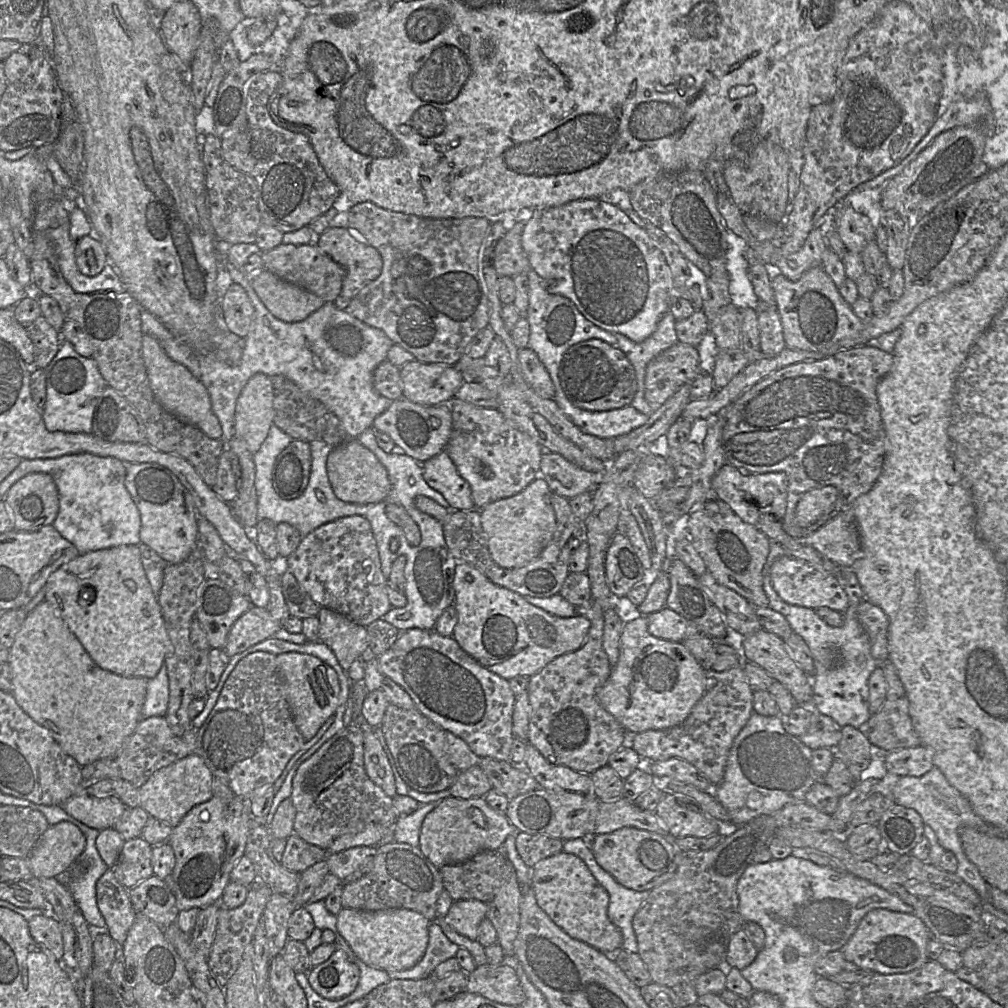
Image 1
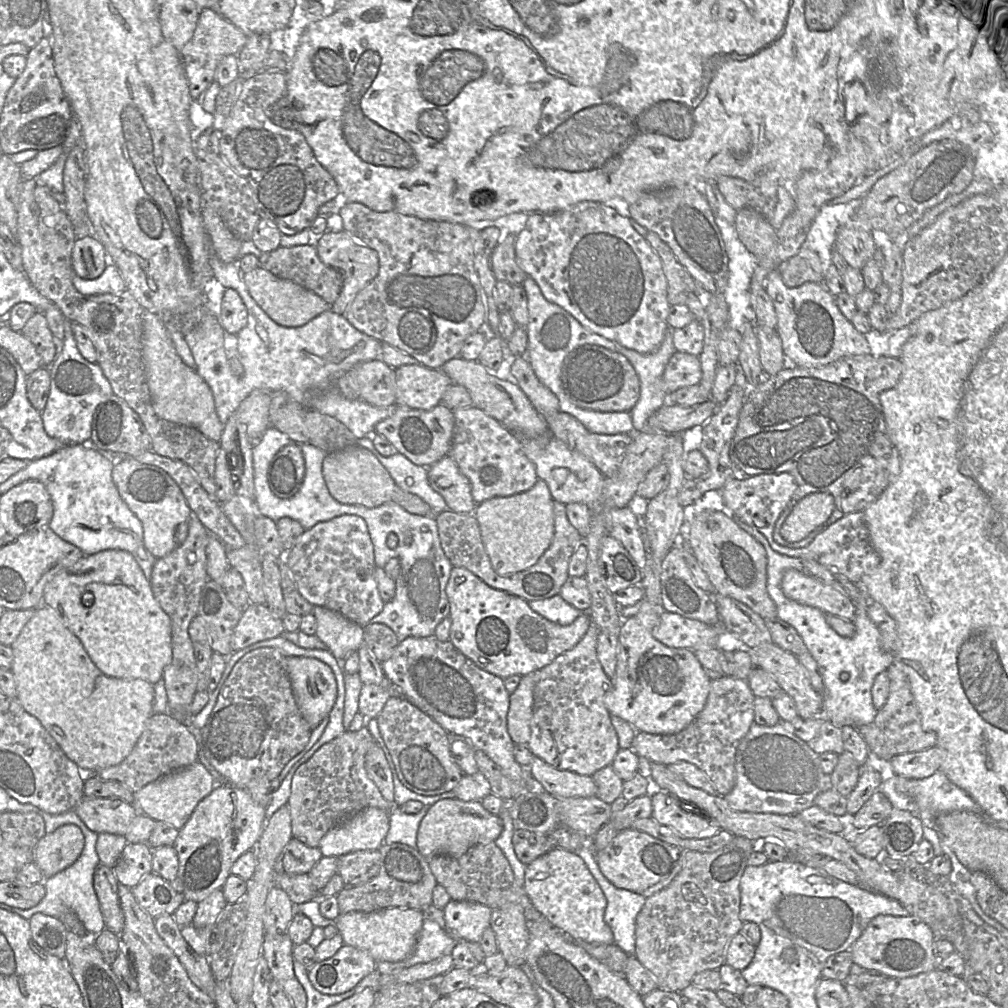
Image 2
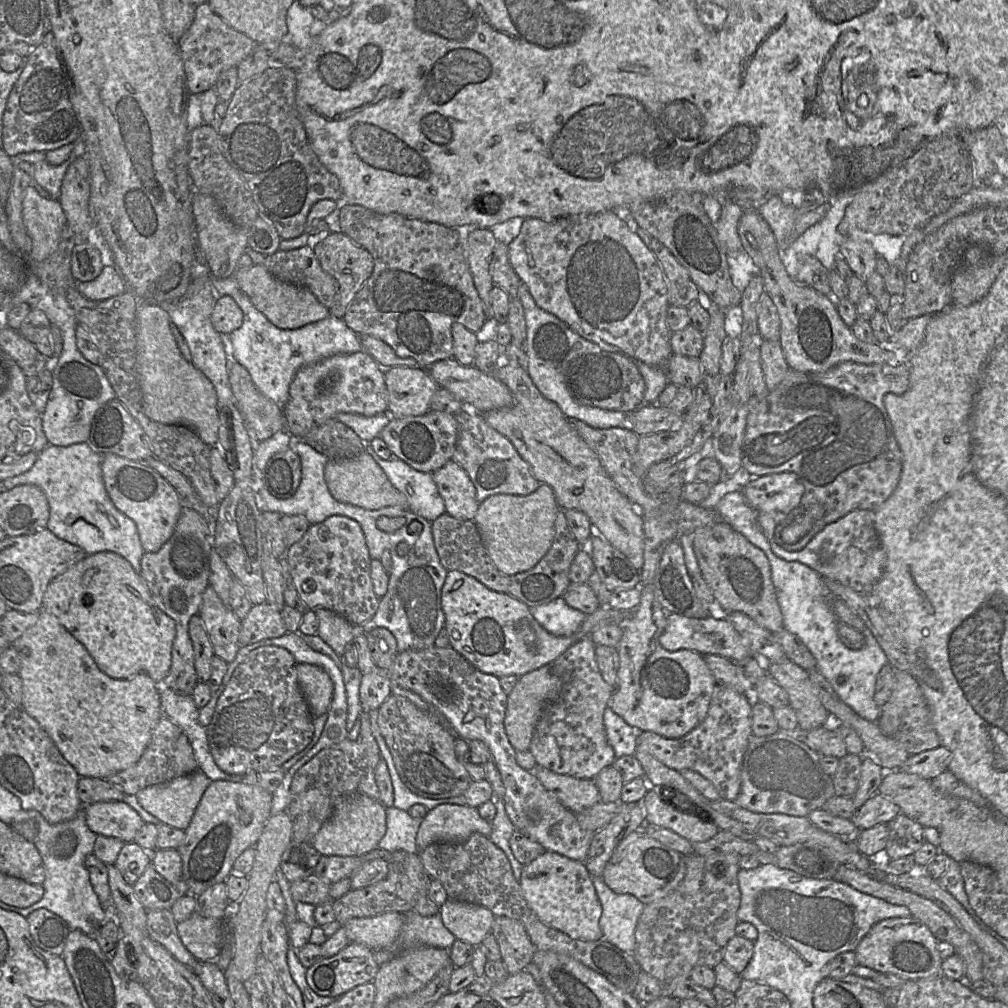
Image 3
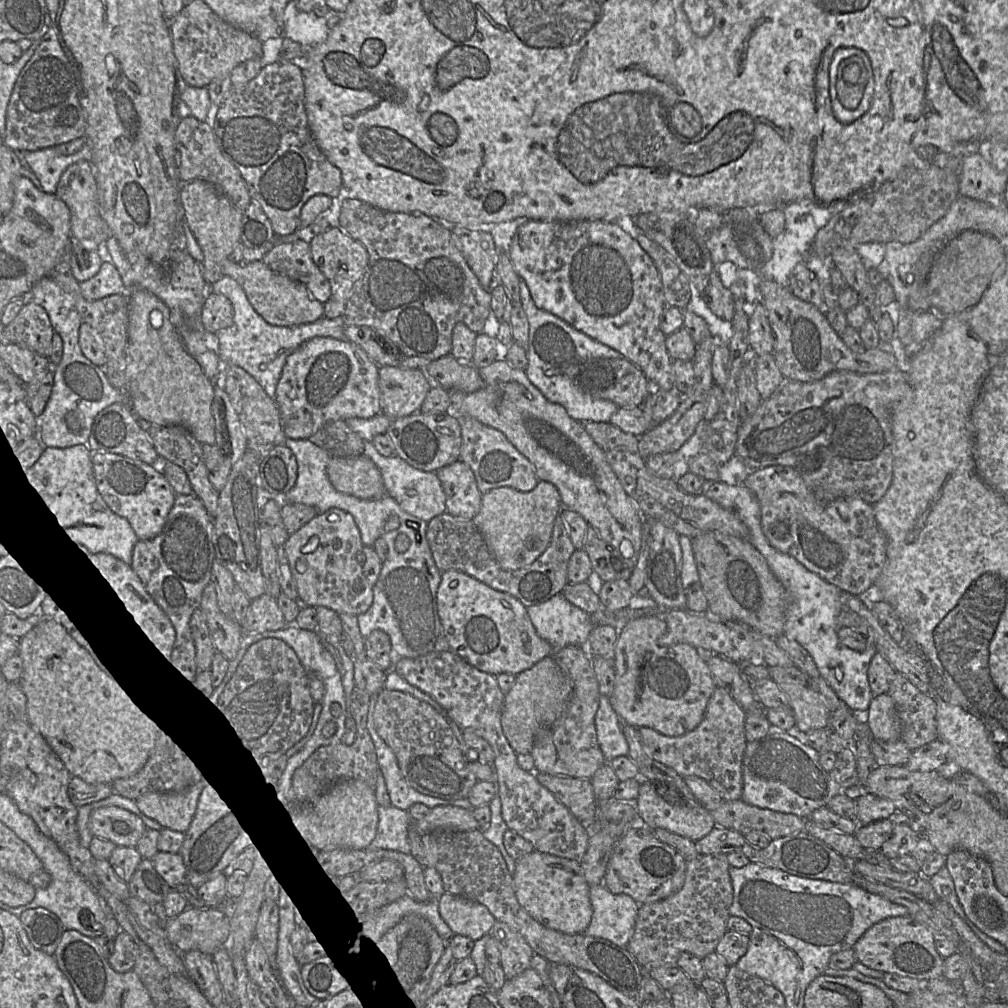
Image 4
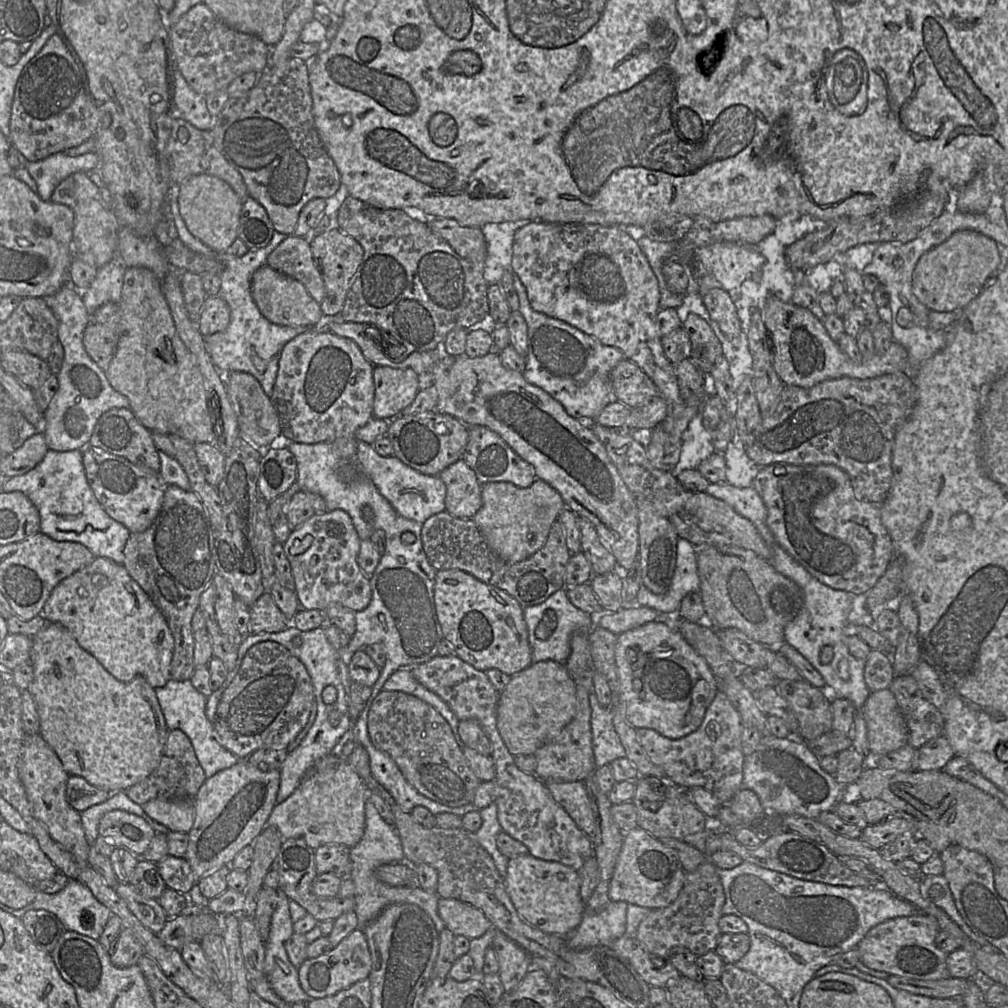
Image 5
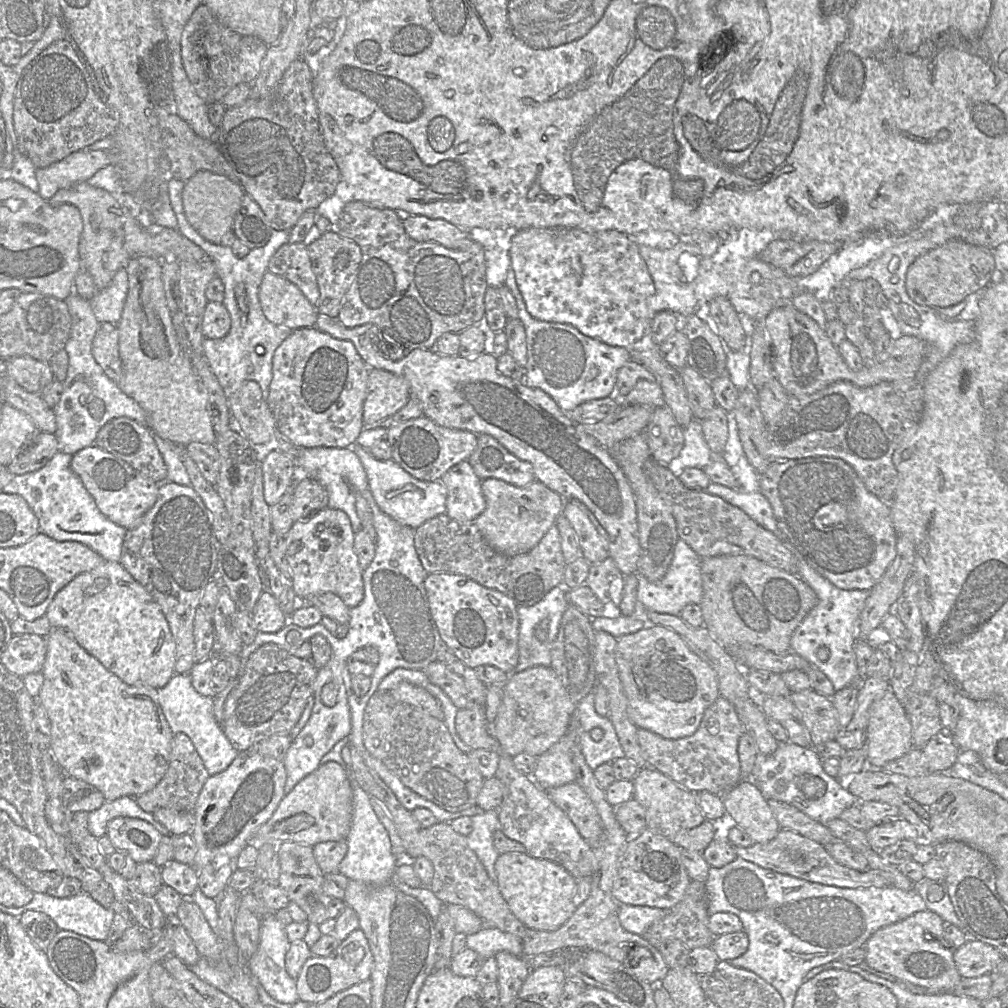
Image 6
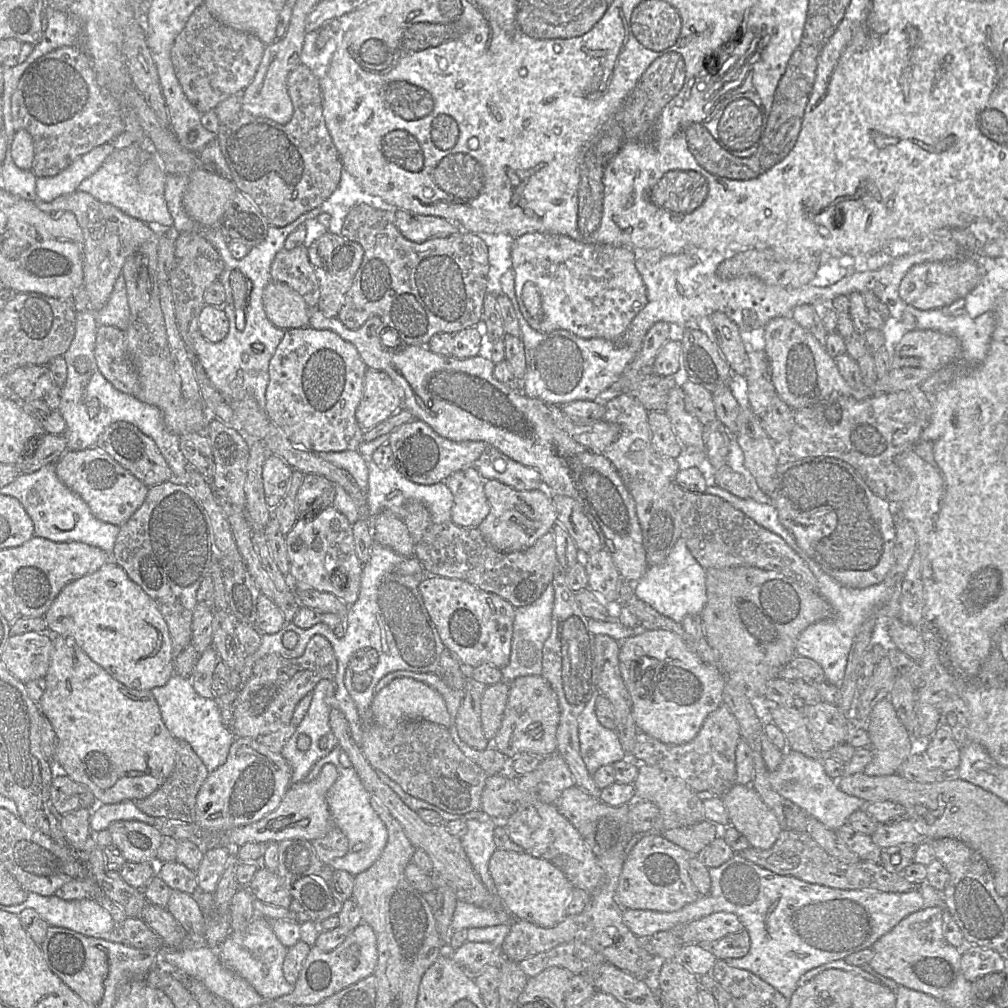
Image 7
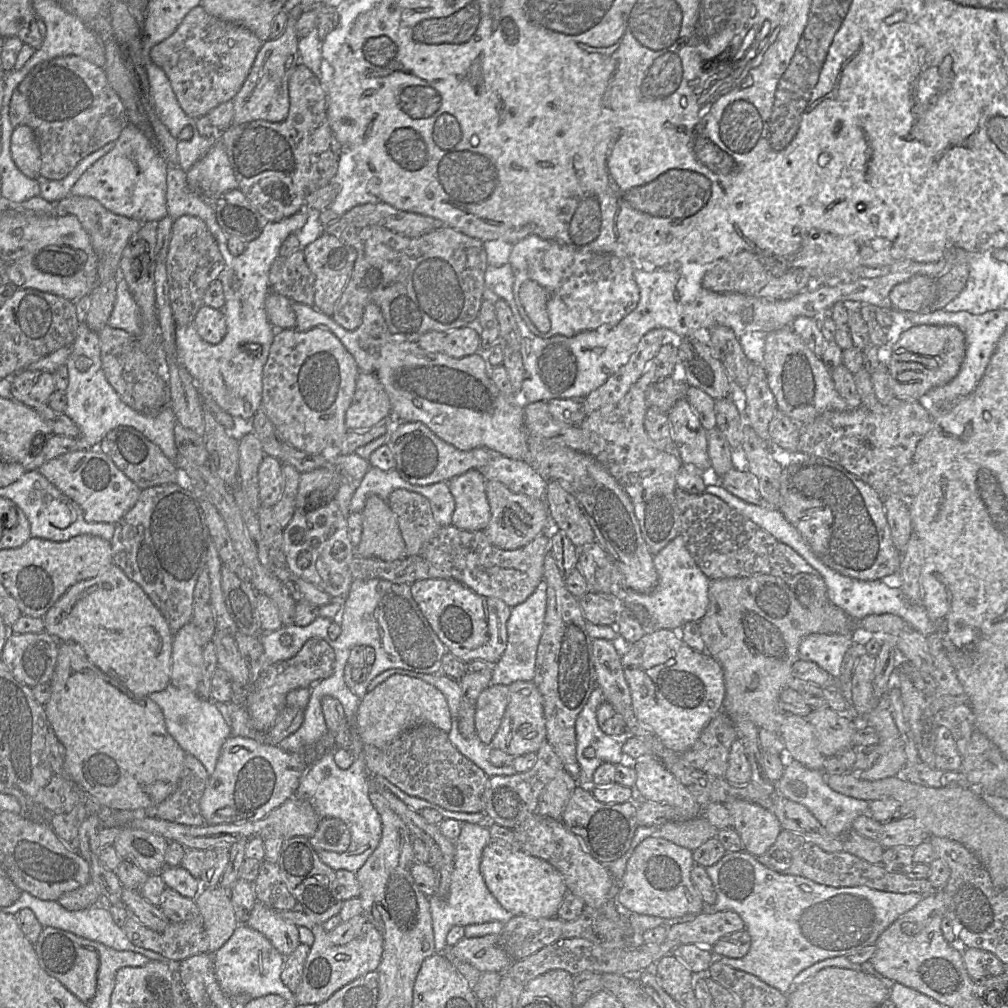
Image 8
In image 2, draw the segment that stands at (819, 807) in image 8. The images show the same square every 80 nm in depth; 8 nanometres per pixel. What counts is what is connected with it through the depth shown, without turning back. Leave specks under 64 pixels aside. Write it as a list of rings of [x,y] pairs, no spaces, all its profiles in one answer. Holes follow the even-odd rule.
[[[780,721],[778,724],[774,726],[762,726],[756,723],[753,723],[745,735],[745,737],[739,743],[736,756],[735,756],[735,785],[732,791],[723,796],[725,800],[728,802],[729,806],[741,812],[751,812],[751,813],[772,813],[779,815],[794,815],[799,814],[801,811],[811,807],[814,805],[815,798],[822,792],[831,789],[831,781],[830,776],[826,775],[820,766],[819,755],[815,753],[806,742],[802,741],[798,738],[789,728],[788,723],[784,723]]]

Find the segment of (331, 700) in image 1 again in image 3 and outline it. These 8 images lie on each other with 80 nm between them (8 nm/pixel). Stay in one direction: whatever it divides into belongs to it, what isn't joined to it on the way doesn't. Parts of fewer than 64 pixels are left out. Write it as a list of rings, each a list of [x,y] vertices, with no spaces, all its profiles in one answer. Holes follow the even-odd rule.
[[[297,663],[296,674],[301,692],[314,717],[327,713],[333,695],[333,682],[320,666]]]

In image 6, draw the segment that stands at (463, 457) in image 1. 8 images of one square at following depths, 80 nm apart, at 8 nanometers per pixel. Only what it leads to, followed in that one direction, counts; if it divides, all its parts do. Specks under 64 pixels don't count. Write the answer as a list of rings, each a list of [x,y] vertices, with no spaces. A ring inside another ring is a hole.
[[[477,435],[477,440],[477,447],[467,461],[481,480],[500,479],[519,488],[535,481],[529,462],[518,459],[490,435]]]

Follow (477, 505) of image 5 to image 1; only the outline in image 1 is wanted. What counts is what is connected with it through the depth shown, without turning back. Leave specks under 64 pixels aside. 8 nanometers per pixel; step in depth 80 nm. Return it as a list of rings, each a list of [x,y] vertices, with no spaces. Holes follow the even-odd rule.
[[[446,451],[420,464],[424,480],[443,495],[449,503],[449,511],[471,510],[475,507],[469,483],[458,473]]]

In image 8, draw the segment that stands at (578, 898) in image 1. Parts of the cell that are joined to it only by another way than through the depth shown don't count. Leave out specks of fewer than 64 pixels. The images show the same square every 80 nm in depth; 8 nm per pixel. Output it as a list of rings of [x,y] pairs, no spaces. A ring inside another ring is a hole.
[[[491,841],[483,850],[480,871],[491,894],[513,916],[554,918],[568,893],[560,873],[547,861],[531,856],[521,849],[513,849],[503,841]]]

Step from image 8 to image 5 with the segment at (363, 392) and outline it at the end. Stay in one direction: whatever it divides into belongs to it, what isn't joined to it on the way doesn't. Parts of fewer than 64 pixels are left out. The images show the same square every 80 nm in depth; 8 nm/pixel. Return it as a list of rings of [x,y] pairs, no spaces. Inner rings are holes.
[[[375,366],[373,417],[384,420],[397,418],[420,391],[418,376],[412,369]]]

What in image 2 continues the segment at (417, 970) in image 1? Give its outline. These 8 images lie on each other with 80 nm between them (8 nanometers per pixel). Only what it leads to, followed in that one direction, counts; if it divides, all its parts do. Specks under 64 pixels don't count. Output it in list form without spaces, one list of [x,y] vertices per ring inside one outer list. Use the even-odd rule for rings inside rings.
[[[424,919],[417,943],[412,953],[398,962],[380,961],[376,969],[381,974],[392,974],[416,964],[428,963],[445,955],[451,955],[457,940],[433,920]]]

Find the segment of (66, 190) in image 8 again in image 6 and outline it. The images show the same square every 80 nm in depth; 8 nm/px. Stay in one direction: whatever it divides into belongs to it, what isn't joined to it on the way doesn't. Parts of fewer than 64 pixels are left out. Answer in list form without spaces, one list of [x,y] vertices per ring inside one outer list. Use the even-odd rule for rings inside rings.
[[[80,150],[45,168],[35,171],[39,195],[51,199],[63,188],[90,179],[98,170],[113,163],[112,152],[104,150]]]

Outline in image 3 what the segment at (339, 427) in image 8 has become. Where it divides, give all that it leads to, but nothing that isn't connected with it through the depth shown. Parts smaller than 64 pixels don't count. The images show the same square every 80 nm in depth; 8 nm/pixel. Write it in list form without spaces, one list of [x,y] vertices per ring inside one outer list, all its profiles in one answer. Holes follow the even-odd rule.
[[[365,351],[334,355],[301,368],[289,387],[289,398],[283,407],[285,430],[293,438],[303,438],[315,427],[339,413],[366,417],[387,411],[385,370]]]

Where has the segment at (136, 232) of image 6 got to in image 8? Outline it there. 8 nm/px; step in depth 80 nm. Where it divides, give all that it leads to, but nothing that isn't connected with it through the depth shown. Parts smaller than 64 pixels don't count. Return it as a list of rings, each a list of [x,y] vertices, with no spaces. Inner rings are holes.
[[[68,195],[67,197],[48,202],[40,196],[32,197],[20,205],[13,205],[19,209],[37,214],[47,215],[75,215],[82,227],[88,233],[92,247],[97,255],[97,280],[94,288],[88,295],[89,310],[86,317],[86,324],[89,329],[98,333],[107,326],[116,299],[117,281],[120,277],[119,265],[123,251],[129,239],[141,228],[142,222],[137,219],[115,214],[106,209],[97,200],[87,196]]]

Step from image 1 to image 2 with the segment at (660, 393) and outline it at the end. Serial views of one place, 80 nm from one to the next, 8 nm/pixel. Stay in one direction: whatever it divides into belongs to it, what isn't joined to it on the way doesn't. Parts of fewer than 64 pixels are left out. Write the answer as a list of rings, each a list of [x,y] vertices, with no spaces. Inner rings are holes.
[[[675,351],[663,373],[663,390],[670,394],[675,390],[696,385],[702,378],[699,356]]]

